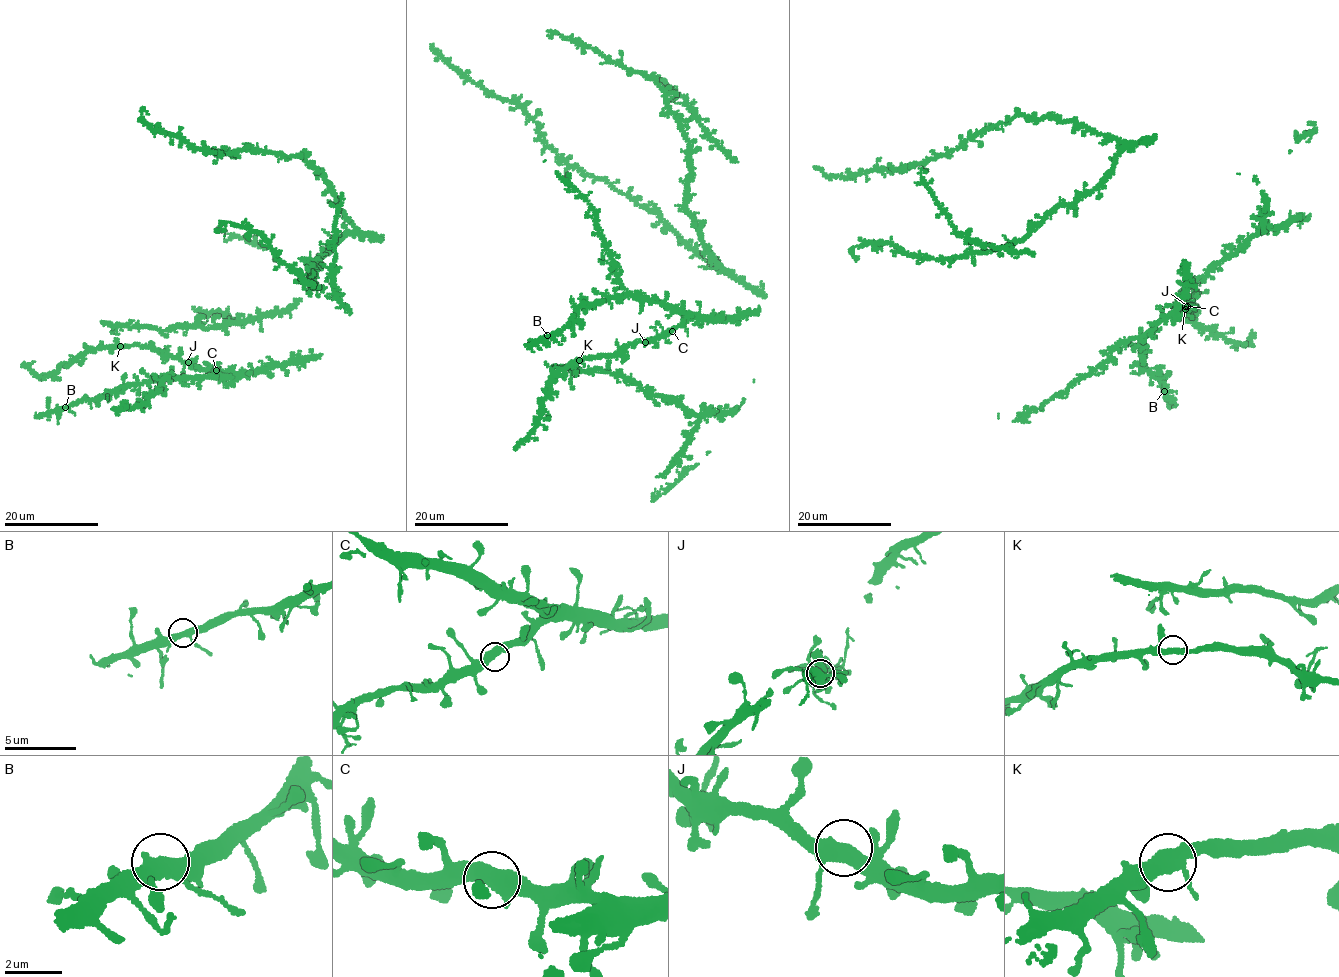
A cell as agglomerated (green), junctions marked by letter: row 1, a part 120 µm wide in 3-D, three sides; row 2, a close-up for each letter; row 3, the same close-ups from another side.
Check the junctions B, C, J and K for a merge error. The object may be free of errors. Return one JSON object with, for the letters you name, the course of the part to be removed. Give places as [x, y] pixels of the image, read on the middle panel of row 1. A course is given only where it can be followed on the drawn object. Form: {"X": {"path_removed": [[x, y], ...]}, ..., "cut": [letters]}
{"cut": []}

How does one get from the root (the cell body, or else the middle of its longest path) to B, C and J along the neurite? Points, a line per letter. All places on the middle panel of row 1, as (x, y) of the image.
B: (727, 412), (691, 413), (617, 373), (571, 372), (577, 361), (666, 336), (682, 312), (608, 296), (547, 335)
C: (727, 412), (691, 413), (661, 394), (640, 391), (617, 373), (571, 372), (577, 361), (614, 356), (672, 331)
J: (727, 412), (691, 413), (661, 394), (640, 391), (617, 373), (571, 372), (577, 361), (614, 356), (645, 342)

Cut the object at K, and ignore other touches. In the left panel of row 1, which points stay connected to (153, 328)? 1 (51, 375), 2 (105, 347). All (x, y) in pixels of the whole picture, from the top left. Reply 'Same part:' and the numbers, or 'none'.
Same part: none

